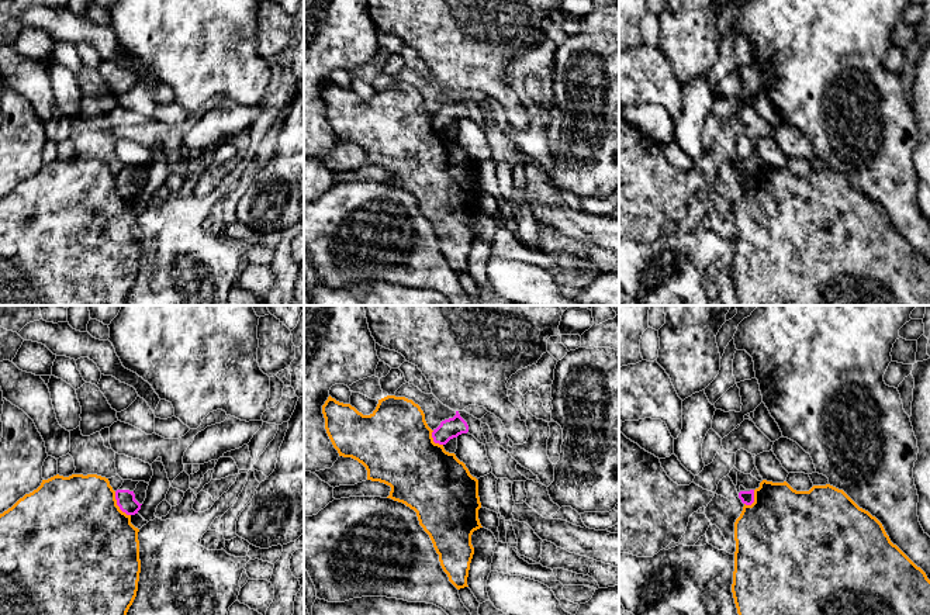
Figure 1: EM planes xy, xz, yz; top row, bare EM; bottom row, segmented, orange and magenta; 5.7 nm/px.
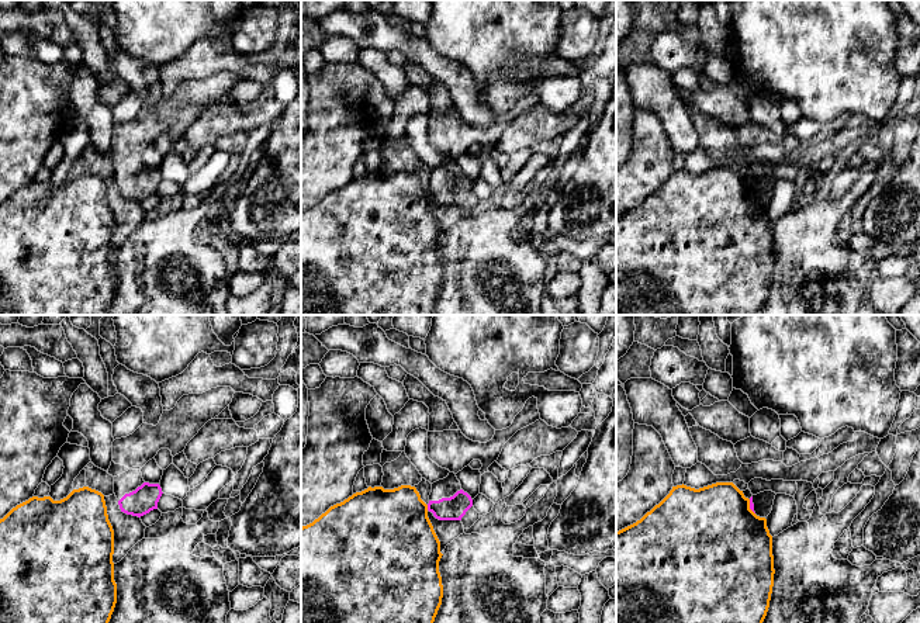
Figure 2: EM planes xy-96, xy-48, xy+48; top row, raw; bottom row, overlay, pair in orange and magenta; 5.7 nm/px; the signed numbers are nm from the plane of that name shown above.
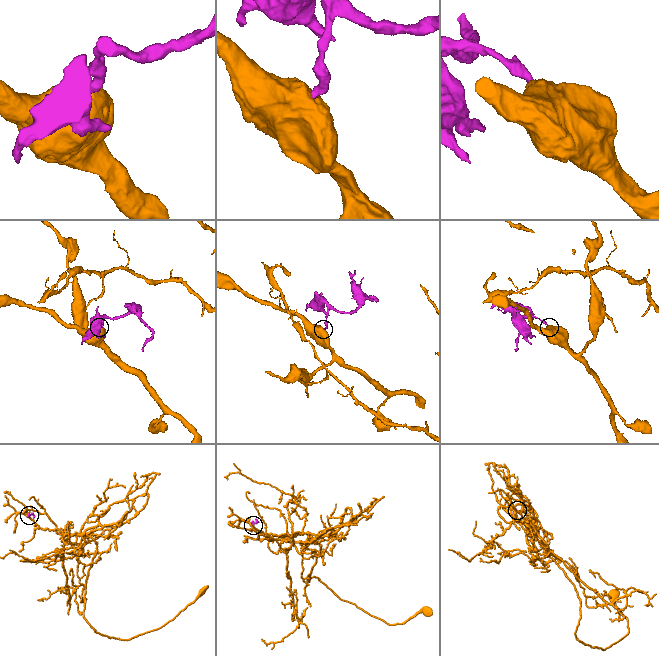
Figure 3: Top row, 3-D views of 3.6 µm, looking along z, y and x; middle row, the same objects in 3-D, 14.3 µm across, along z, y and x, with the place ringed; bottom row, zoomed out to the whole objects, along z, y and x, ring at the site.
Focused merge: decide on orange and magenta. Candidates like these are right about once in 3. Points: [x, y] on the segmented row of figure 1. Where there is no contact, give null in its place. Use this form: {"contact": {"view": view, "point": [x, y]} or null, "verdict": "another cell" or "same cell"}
{"contact": {"view": "xy", "point": [117, 505]}, "verdict": "another cell"}

